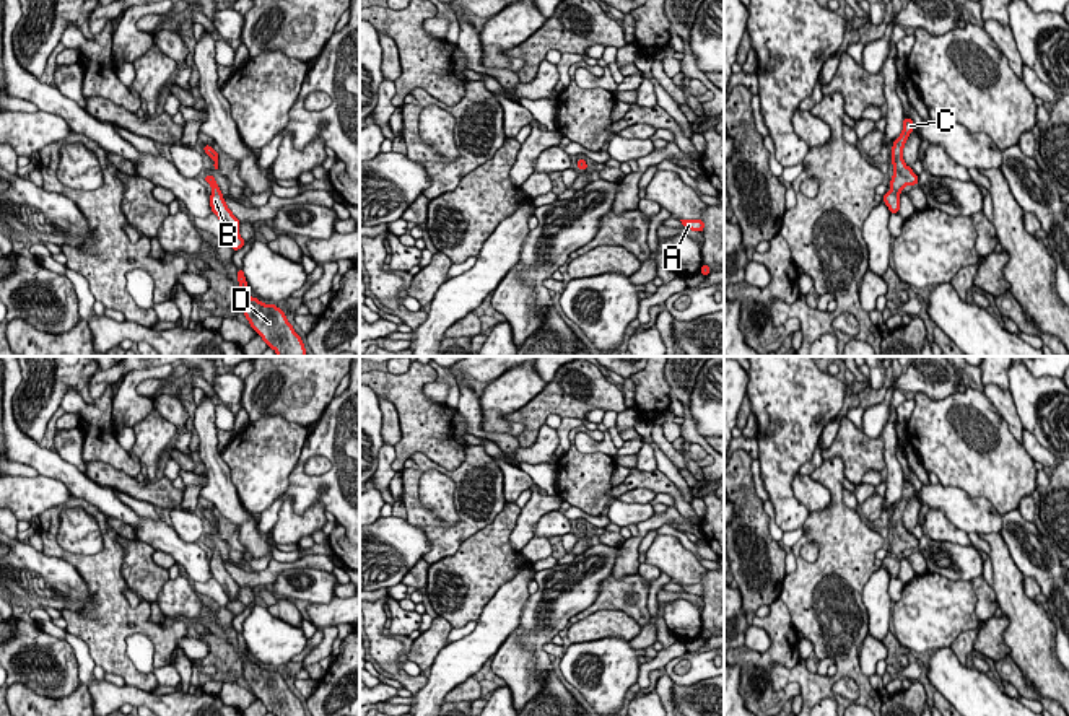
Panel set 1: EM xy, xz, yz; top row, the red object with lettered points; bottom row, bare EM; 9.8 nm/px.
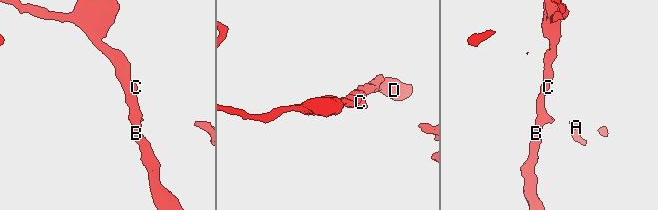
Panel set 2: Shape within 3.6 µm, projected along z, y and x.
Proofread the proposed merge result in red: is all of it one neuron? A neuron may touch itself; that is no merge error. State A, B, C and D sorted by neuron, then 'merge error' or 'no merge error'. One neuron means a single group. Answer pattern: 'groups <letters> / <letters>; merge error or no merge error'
groups A B C D; no merge error

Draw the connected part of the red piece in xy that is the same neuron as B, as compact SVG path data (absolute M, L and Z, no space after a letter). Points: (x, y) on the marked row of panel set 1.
M207 174L203 181L208 182L212 186L212 189L213 189L213 192L210 195L212 212L213 212L213 215L216 215L220 218L220 221L223 223L226 231L229 233L229 238L226 239L226 242L236 252L246 244L246 241L239 236L239 220L226 207L226 203L223 200L225 197L220 192L220 187L218 187L215 177Z

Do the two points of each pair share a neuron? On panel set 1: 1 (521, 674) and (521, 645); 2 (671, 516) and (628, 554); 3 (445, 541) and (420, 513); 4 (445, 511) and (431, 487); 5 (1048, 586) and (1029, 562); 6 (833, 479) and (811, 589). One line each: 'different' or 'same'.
1: same
2: same
3: same
4: same
5: same
6: same

